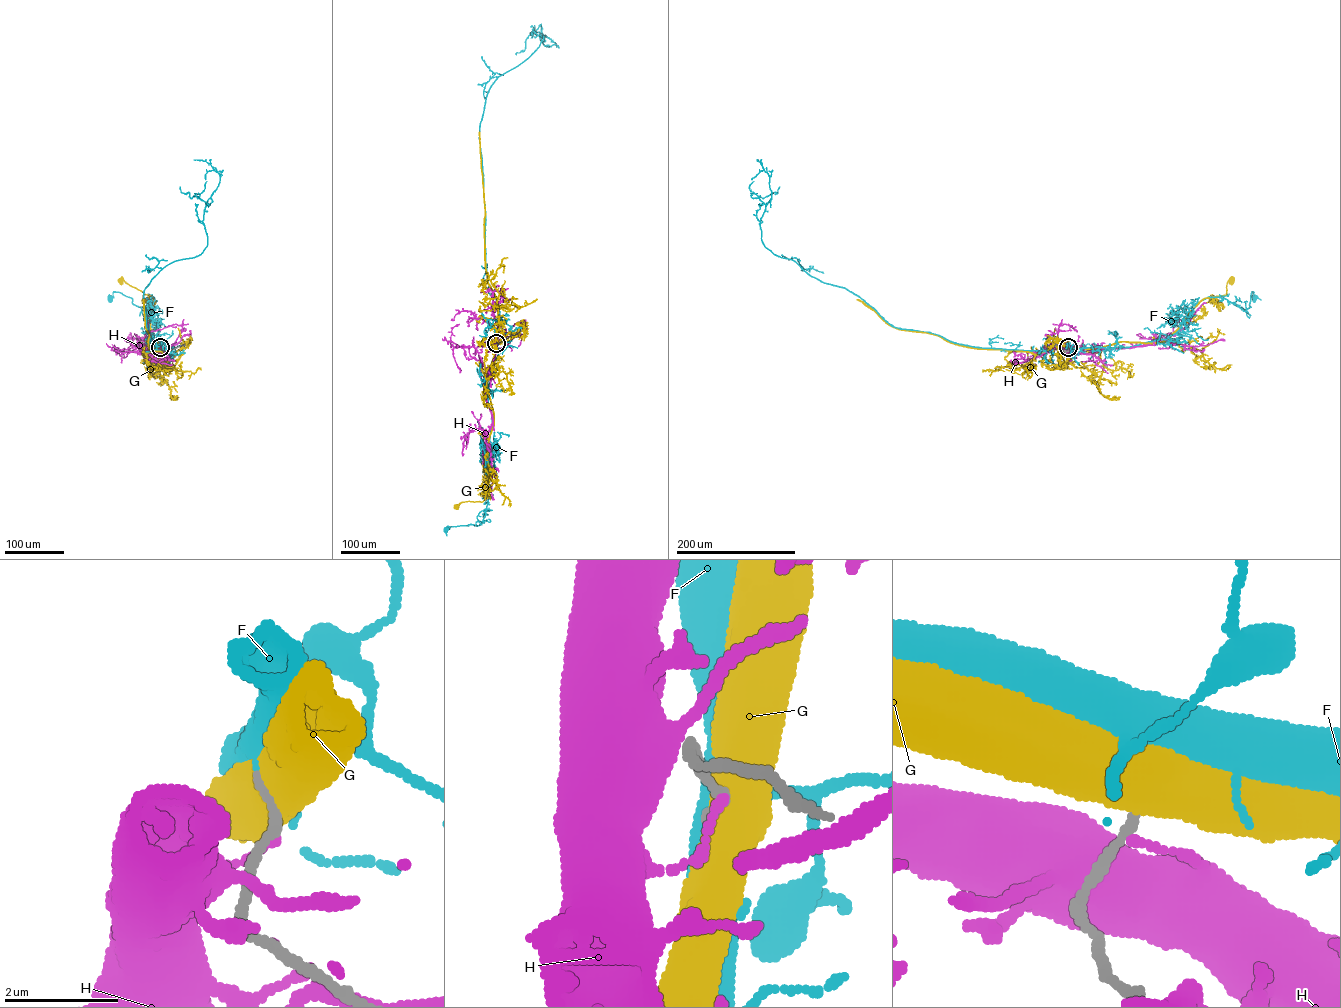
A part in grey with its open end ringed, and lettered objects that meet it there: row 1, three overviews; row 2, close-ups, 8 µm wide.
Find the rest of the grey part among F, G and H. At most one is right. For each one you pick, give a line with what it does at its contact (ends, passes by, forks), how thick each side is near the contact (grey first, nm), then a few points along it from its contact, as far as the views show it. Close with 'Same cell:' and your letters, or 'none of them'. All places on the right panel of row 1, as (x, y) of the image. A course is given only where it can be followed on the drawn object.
F: it ends; calibres 170 and 550 nm; course (1068, 347), (1128, 347), (1165, 339), (1206, 298), (1225, 298), (1245, 311), (1250, 307), (1251, 292), (1254, 298)
Same cell: F

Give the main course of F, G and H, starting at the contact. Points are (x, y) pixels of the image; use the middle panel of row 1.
F: (496, 343), (486, 385), (492, 425), (485, 456), (489, 487), (485, 515), (479, 525), (445, 529)
G: (496, 343), (487, 375), (493, 417), (487, 447), (487, 493), (482, 501), (462, 501), (456, 506)
H: (497, 343), (494, 360), (484, 379), (485, 398), (492, 422), (487, 439), (494, 500)

